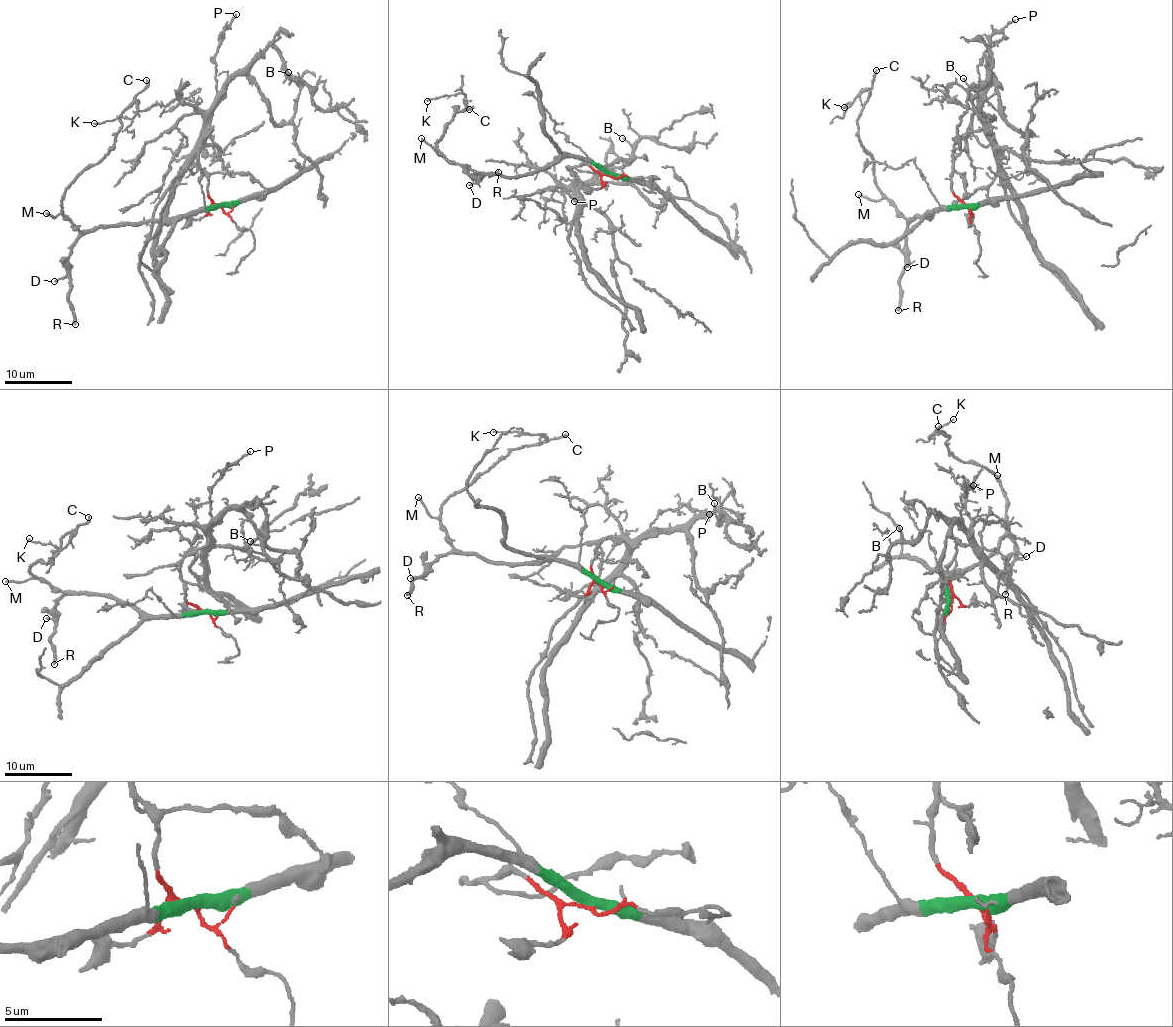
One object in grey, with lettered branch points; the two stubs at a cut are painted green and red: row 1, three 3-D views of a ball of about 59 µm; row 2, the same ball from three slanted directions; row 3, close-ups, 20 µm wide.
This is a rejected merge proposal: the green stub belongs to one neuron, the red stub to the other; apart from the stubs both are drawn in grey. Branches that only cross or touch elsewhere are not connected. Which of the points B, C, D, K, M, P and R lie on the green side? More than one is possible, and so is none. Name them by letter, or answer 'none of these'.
C, D, K, M, R

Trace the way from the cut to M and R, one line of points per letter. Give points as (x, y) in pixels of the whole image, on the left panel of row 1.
M: (220, 205), (208, 206), (190, 216), (104, 225), (78, 231), (62, 214), (52, 217), (47, 213)
R: (220, 205), (208, 206), (190, 216), (86, 229), (72, 246), (69, 257), (69, 308), (75, 325)

